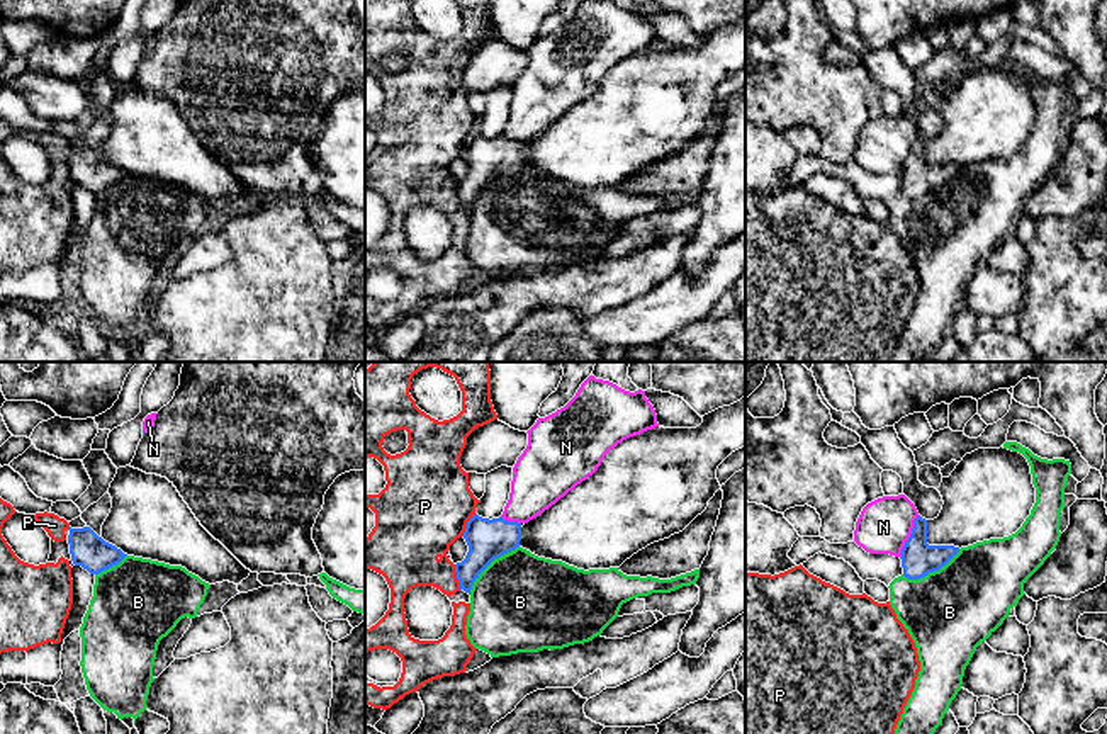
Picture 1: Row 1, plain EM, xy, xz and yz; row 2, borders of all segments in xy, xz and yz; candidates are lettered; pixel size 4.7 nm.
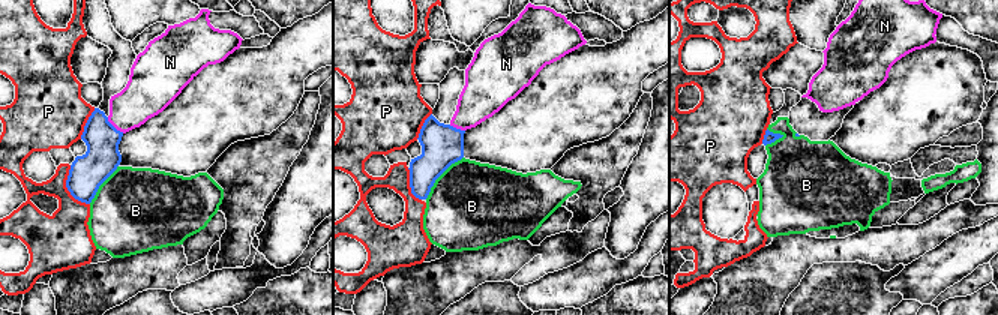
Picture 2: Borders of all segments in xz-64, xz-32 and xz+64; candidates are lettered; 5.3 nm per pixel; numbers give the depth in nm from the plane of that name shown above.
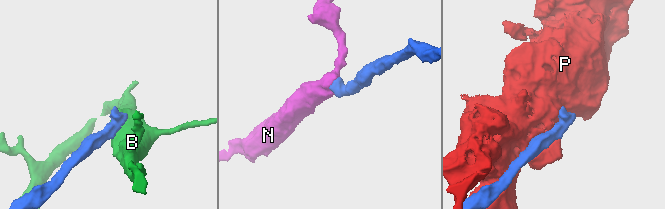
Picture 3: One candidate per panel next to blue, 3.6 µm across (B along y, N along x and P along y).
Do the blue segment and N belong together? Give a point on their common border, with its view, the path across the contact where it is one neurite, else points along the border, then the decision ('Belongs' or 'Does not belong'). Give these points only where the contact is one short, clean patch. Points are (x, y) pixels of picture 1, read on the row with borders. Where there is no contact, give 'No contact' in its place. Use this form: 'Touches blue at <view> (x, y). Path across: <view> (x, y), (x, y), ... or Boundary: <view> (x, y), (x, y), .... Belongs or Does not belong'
Touches blue at yz (909, 537). Boundary: yz (919, 515), (900, 558). Does not belong

